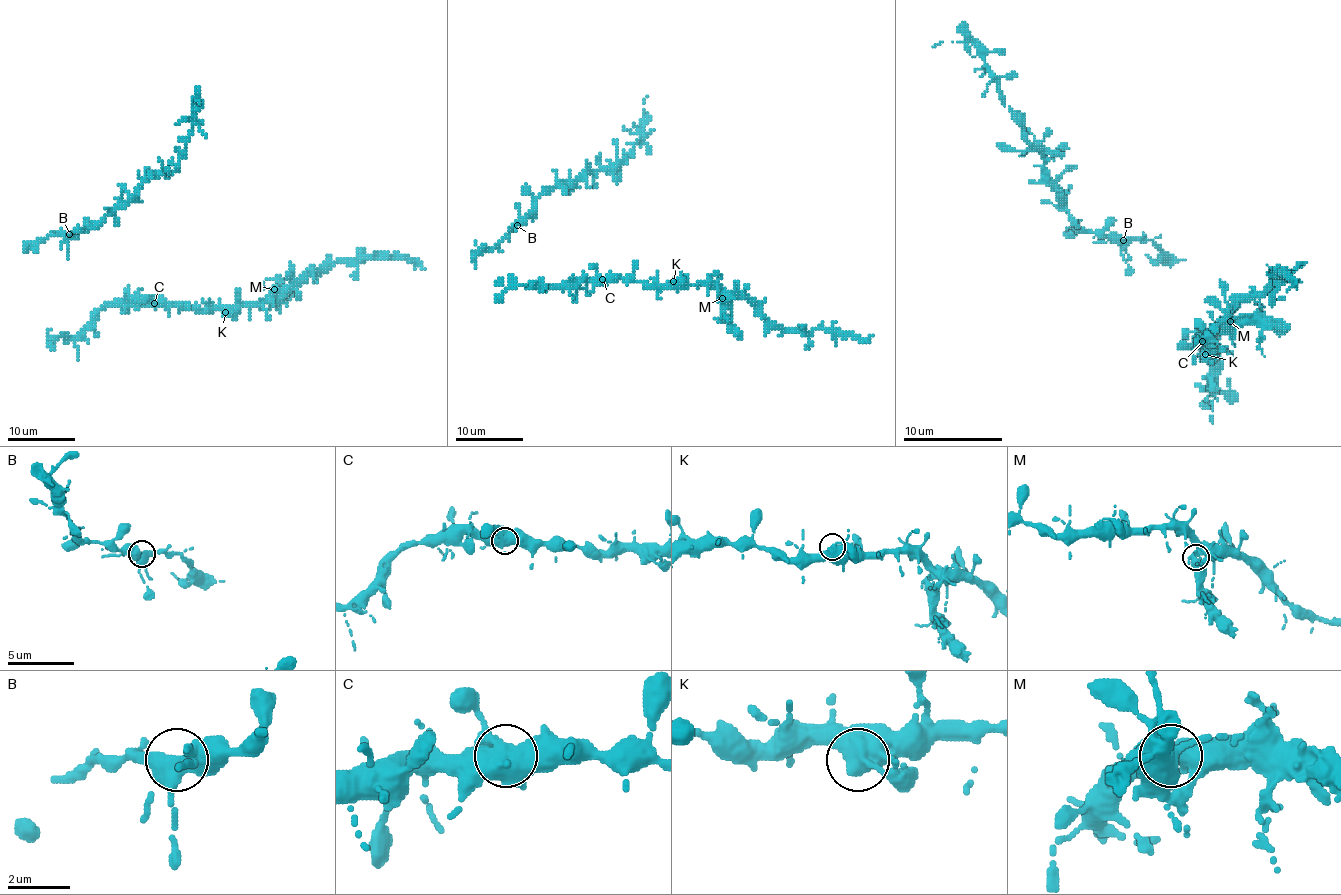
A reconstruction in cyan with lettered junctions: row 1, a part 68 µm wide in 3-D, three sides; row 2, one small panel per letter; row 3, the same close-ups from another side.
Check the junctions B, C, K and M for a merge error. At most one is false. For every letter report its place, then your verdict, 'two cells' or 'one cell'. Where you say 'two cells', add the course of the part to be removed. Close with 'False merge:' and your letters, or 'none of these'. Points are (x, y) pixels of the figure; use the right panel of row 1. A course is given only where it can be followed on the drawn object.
B: at (1123, 240); one cell
C: at (1202, 341); one cell
K: at (1205, 354); one cell
M: at (1230, 321); two cells; foreign part runs (1230, 322), (1282, 322), (1289, 329)
False merge: M

